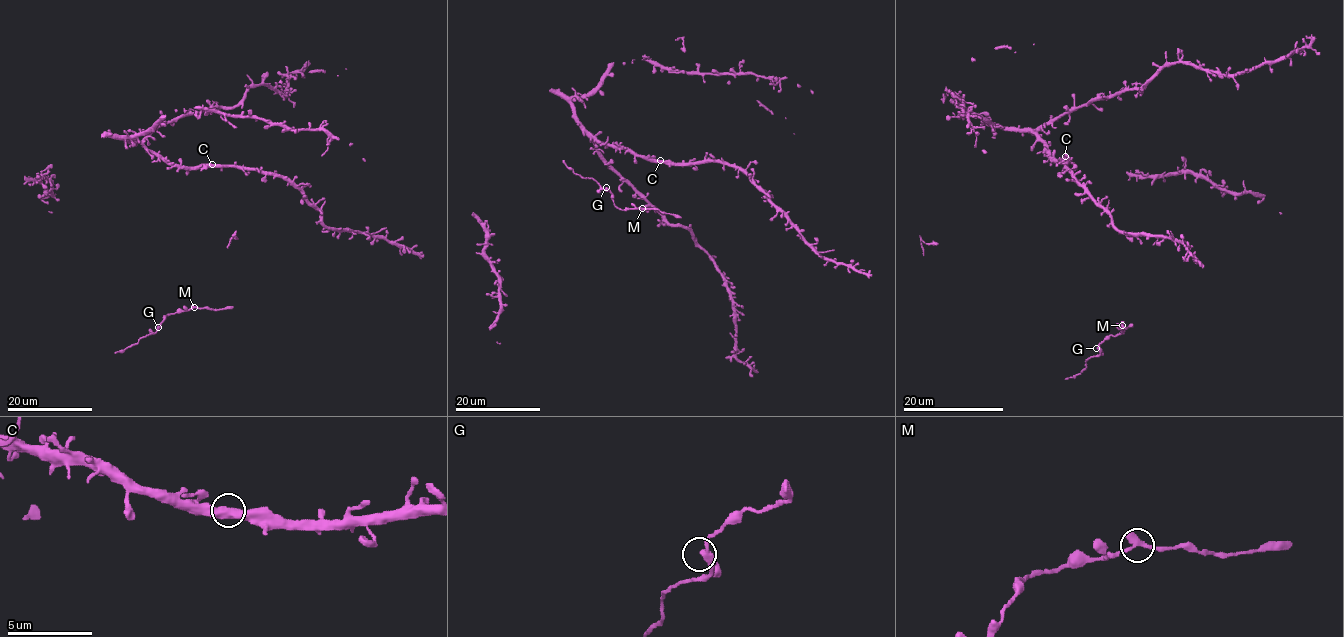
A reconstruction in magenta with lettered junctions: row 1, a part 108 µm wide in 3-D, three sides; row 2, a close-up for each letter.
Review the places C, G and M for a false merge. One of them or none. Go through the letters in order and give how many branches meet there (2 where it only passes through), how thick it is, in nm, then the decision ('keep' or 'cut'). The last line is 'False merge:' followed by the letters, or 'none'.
C: 2 | 500 nm | keep
G: 2 | 340 nm | keep
M: 2 | 380 nm | keep
False merge: none

